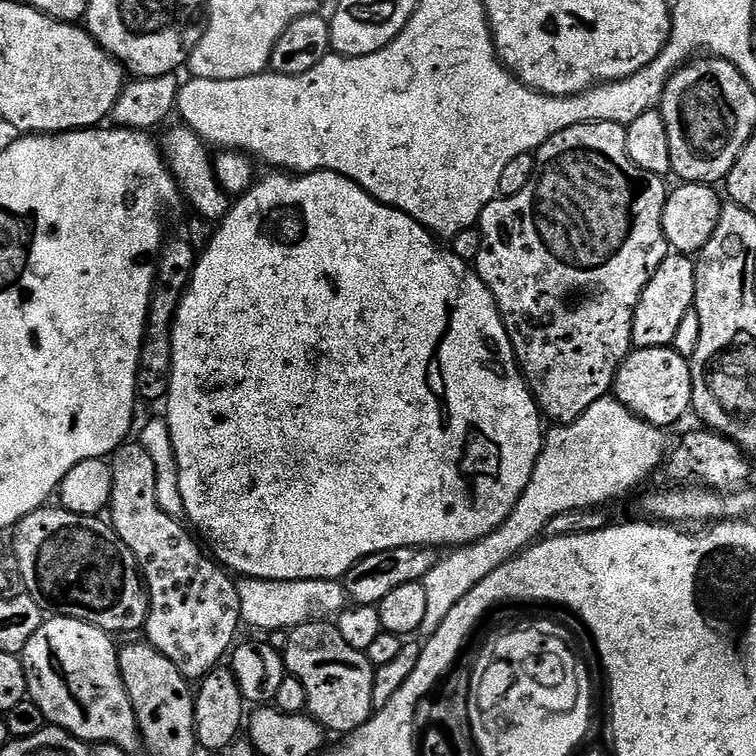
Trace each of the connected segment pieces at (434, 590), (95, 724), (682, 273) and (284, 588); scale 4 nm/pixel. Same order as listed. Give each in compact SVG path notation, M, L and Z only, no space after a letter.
M605 398L594 402L594 406L590 406L590 410L586 410L586 414L582 414L582 418L578 418L573 424L562 424L552 426L547 429L544 445L540 451L538 462L534 466L534 474L530 474L530 482L526 486L526 490L518 498L518 502L514 506L514 510L501 522L490 534L486 534L481 540L476 540L472 544L461 544L453 547L452 552L448 557L437 559L436 565L430 570L430 574L425 576L422 583L426 590L426 602L430 609L430 624L433 629L442 626L442 622L446 622L446 614L450 614L450 610L454 610L454 606L458 606L458 602L462 602L462 598L466 598L466 594L470 594L470 590L474 590L474 586L478 586L478 582L482 582L482 578L487 578L488 575L494 574L494 570L498 570L498 566L502 566L507 560L512 560L525 548L537 543L541 539L544 527L550 522L550 518L554 518L558 514L562 514L566 510L574 510L575 508L598 508L601 506L611 505L611 500L616 500L619 496L624 496L627 492L632 492L656 467L661 467L662 461L666 456L666 447L664 448L665 433L648 424L642 418L638 418L626 406L622 406L622 402L618 402L615 398Z
M53 615L45 619L44 625L26 642L22 653L28 695L42 710L45 721L76 736L85 742L99 742L101 744L117 744L128 748L127 728L136 728L136 715L128 697L126 686L120 677L120 658L117 645L112 645L113 637L98 626L87 624L84 620L69 616Z
M670 254L654 270L650 282L638 298L638 306L632 319L632 342L636 348L667 348L678 334L678 326L696 302L696 260L688 254Z
M336 578L310 580L236 580L240 595L240 619L245 625L257 628L263 634L283 632L309 622L324 622L335 618L349 607L348 591Z

